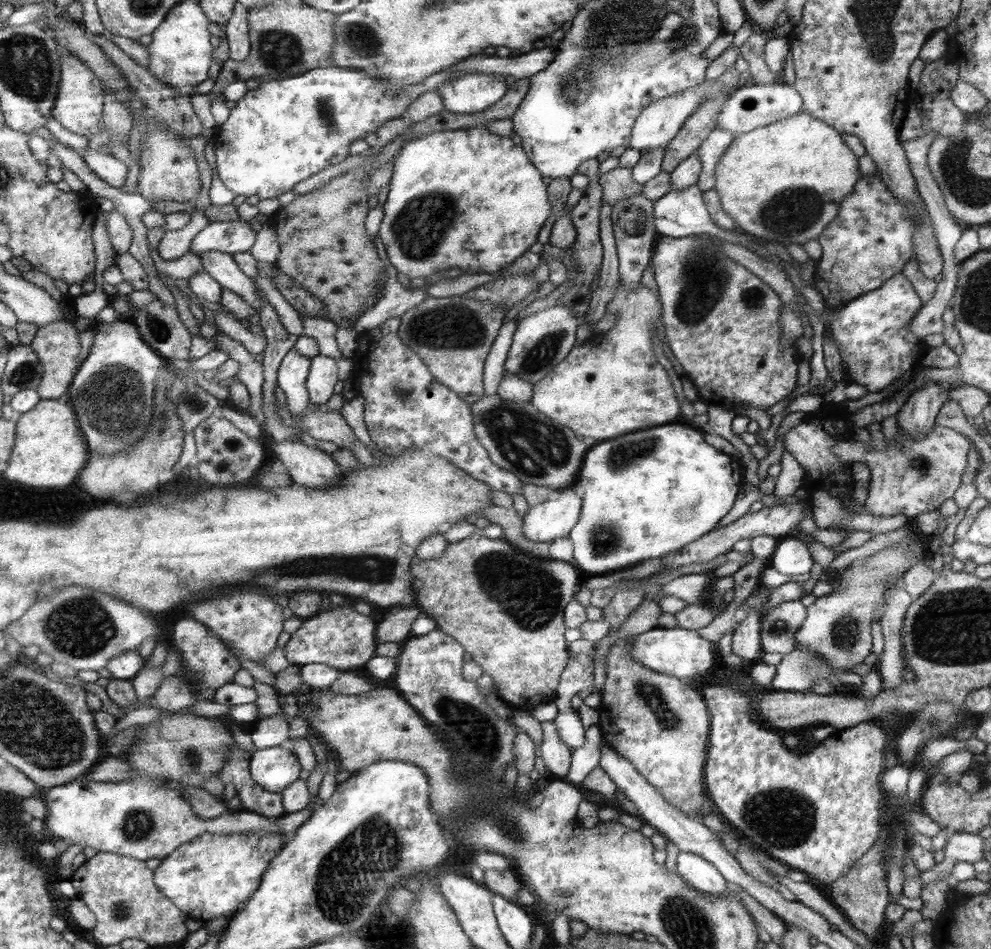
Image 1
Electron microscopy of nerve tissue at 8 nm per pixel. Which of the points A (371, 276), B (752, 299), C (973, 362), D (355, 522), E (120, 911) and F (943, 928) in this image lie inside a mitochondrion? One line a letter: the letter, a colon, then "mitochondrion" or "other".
A: other
B: mitochondrion
C: other
D: other
E: mitochondrion
F: other

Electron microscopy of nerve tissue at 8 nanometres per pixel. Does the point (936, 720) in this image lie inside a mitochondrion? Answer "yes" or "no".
yes

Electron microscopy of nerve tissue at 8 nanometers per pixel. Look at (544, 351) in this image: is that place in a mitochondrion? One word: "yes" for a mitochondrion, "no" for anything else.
yes

